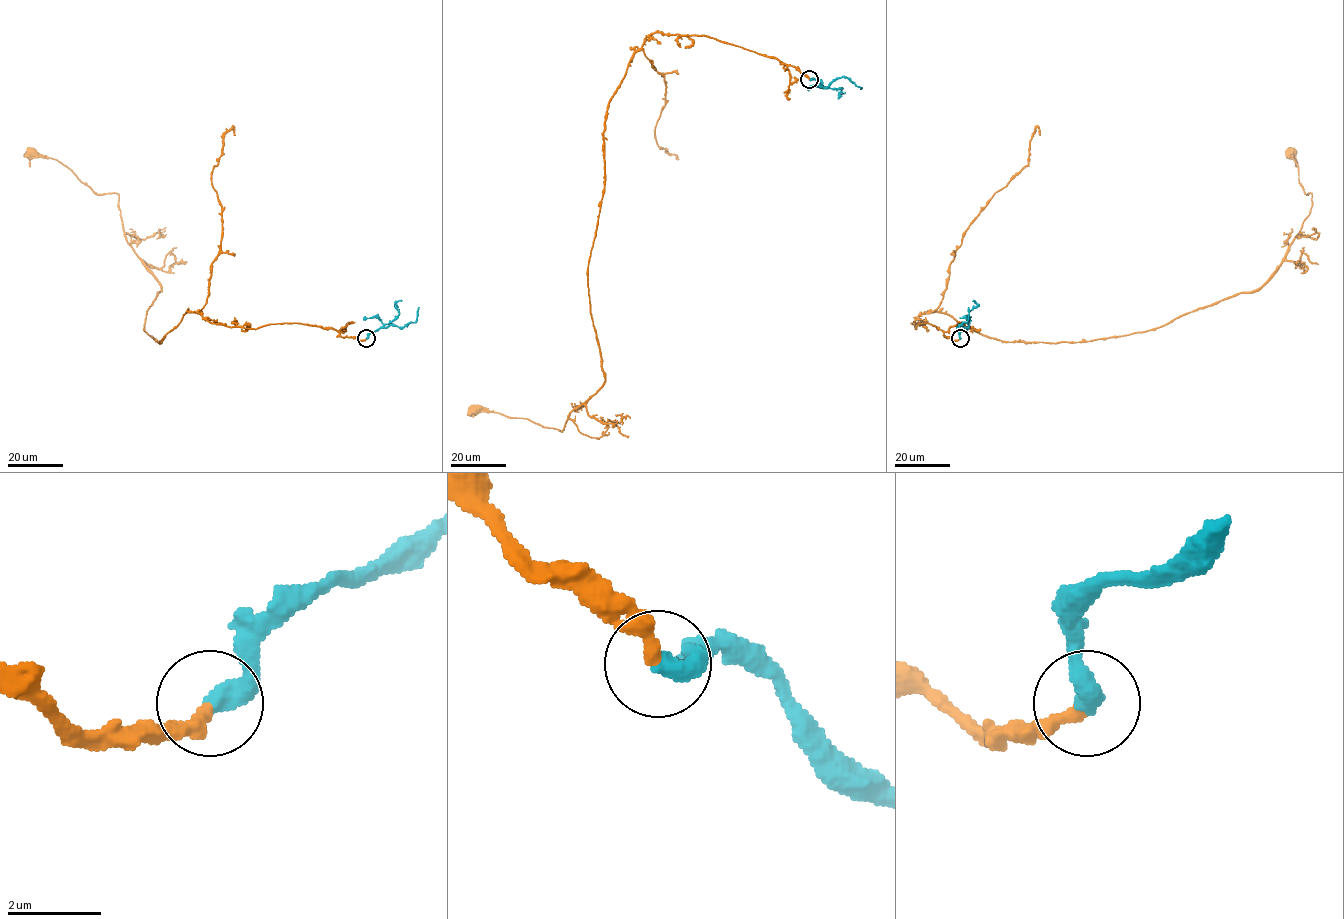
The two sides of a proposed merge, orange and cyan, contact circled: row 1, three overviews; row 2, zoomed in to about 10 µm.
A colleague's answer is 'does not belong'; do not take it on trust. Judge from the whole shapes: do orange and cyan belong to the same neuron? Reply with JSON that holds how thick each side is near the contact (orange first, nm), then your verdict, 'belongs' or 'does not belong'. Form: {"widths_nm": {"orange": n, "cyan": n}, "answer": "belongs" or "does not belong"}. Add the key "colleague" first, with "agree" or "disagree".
{"colleague": "disagree", "widths_nm": {"orange": 280, "cyan": 480}, "answer": "belongs"}

